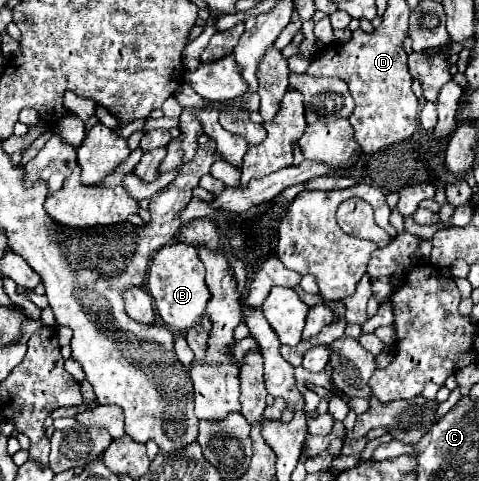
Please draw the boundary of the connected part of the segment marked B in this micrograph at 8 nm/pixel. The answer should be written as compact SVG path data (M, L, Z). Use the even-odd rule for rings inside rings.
M177 242L171 246L163 246L149 266L147 276L147 288L149 294L155 300L155 308L163 322L173 330L189 330L201 322L201 316L205 314L205 306L209 302L209 290L205 284L205 268L199 260L197 248Z

